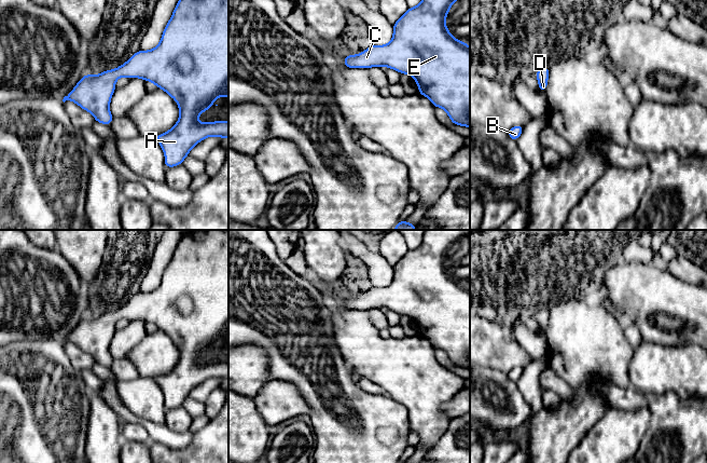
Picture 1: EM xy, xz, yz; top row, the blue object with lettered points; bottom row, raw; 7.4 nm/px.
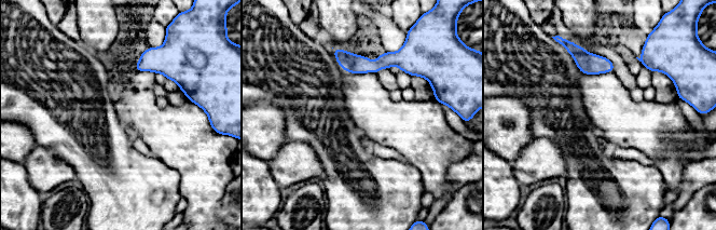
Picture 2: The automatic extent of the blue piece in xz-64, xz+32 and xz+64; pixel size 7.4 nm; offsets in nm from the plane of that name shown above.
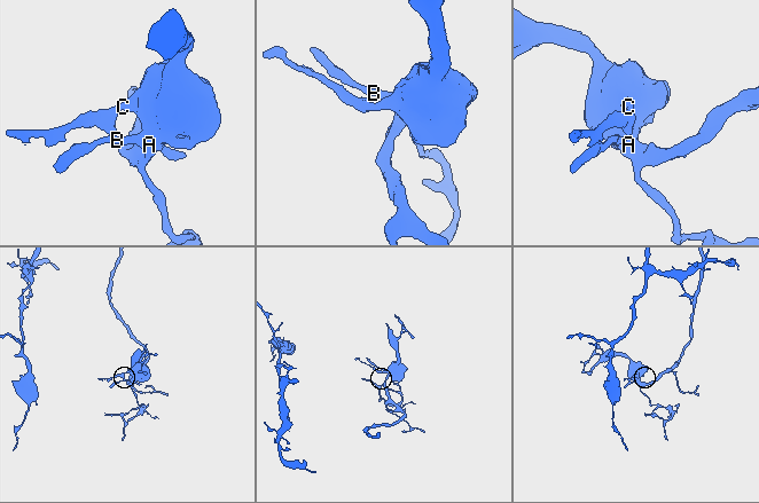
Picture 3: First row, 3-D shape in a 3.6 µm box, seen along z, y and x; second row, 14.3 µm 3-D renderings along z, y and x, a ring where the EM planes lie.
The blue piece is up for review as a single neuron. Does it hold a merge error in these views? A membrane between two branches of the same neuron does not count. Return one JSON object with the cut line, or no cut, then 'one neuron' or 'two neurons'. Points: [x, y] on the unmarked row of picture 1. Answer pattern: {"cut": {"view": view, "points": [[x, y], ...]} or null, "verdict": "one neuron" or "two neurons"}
{"cut": null, "verdict": "one neuron"}

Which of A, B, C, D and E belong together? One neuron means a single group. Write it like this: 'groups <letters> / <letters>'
groups A B C D E

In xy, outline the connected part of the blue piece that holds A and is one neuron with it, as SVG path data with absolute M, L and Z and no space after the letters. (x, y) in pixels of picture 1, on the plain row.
M190 230L178 243L172 258L167 264L161 284L150 292L136 294L125 305L114 312L102 313L98 317L85 316L74 330L64 339L63 343L72 342L82 351L92 355L95 363L110 367L113 358L109 348L117 319L141 319L154 325L165 332L178 345L180 359L171 371L154 378L165 396L165 409L174 409L183 405L190 392L200 382L218 378L228 380L228 363L200 365L197 359L203 353L214 349L212 343L223 337L228 340L228 231L226 230Z

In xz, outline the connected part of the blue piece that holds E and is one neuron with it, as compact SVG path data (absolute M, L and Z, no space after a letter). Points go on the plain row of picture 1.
M426 230L421 244L407 253L393 267L392 282L386 287L371 287L358 297L344 299L346 310L386 308L412 317L419 336L435 349L444 351L456 367L470 369L470 288L448 274L445 267L450 247L470 230Z

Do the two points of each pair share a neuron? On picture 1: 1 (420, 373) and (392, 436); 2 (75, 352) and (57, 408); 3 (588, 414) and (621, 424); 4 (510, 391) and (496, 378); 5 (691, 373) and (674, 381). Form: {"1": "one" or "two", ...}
{"1": "two", "2": "two", "3": "two", "4": "one", "5": "one"}

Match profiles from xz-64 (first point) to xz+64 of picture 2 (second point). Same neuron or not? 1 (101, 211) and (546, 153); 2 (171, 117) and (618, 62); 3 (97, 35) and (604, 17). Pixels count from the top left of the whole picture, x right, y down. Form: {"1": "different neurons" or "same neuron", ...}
{"1": "different neurons", "2": "different neurons", "3": "different neurons"}

